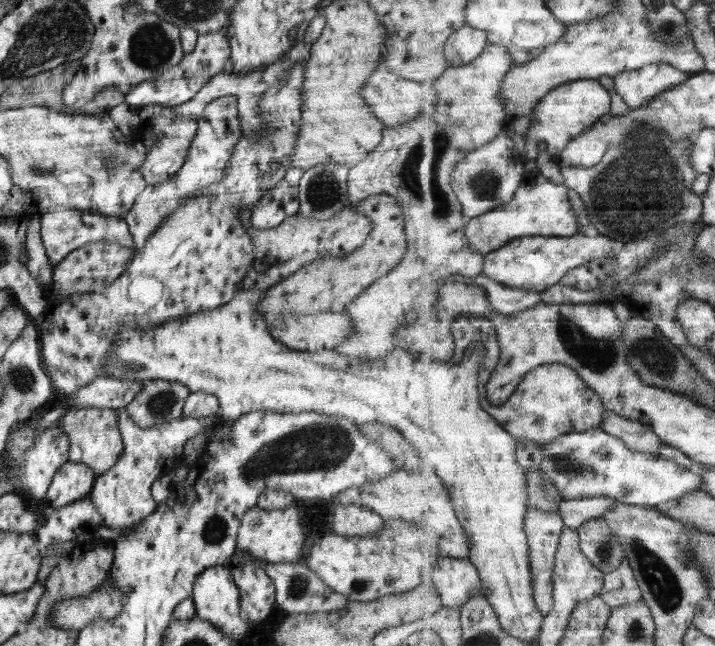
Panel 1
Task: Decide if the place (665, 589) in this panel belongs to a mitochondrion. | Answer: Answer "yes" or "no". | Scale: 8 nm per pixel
yes

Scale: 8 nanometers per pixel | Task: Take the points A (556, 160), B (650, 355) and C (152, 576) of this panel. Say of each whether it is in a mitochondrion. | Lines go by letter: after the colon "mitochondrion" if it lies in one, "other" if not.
A: other
B: mitochondrion
C: other

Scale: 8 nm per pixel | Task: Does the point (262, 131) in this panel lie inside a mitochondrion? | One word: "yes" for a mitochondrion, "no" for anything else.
no

